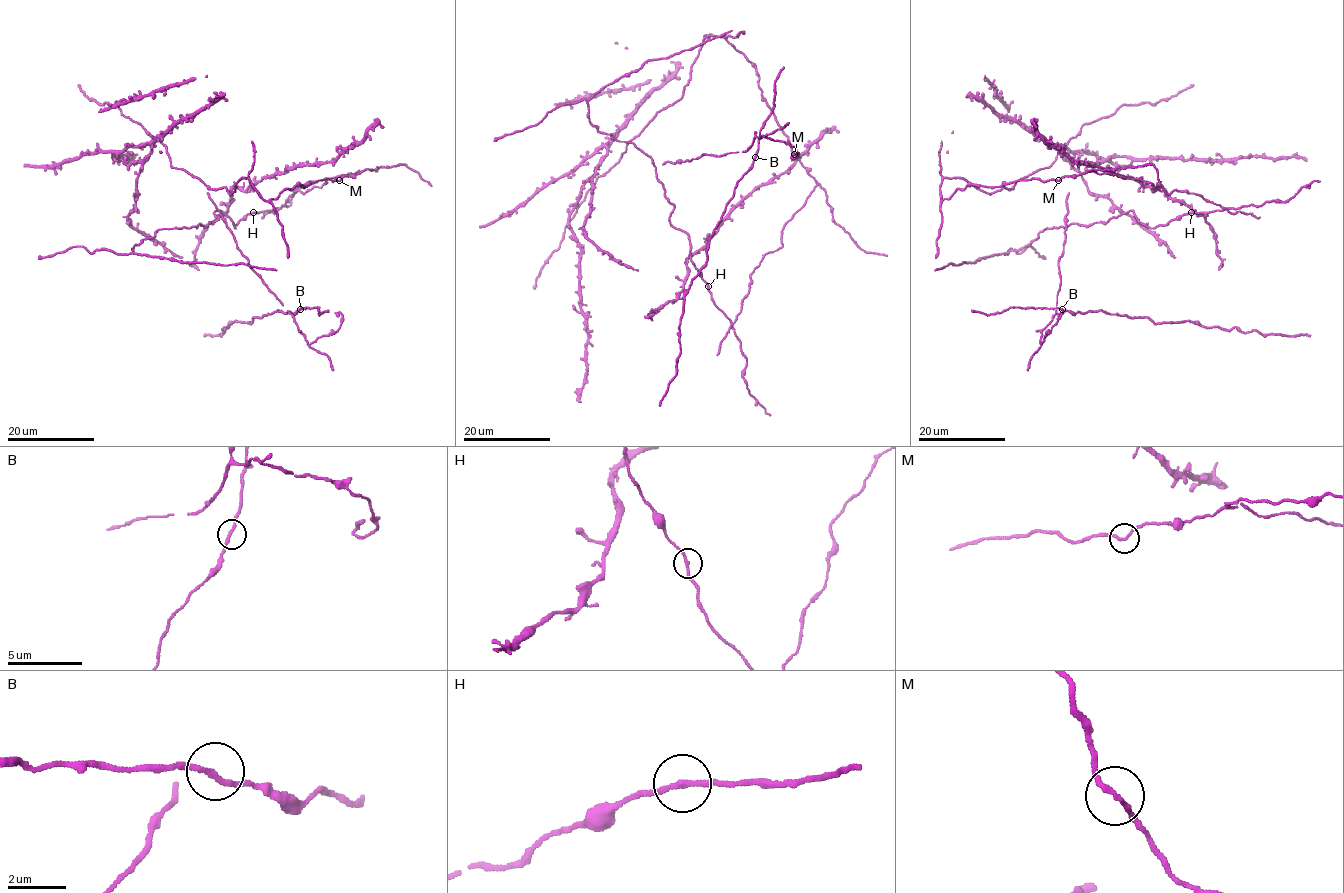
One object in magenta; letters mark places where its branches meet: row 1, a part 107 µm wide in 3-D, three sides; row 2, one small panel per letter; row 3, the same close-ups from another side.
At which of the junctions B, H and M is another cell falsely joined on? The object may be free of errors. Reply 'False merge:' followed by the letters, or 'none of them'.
False merge: none of them

